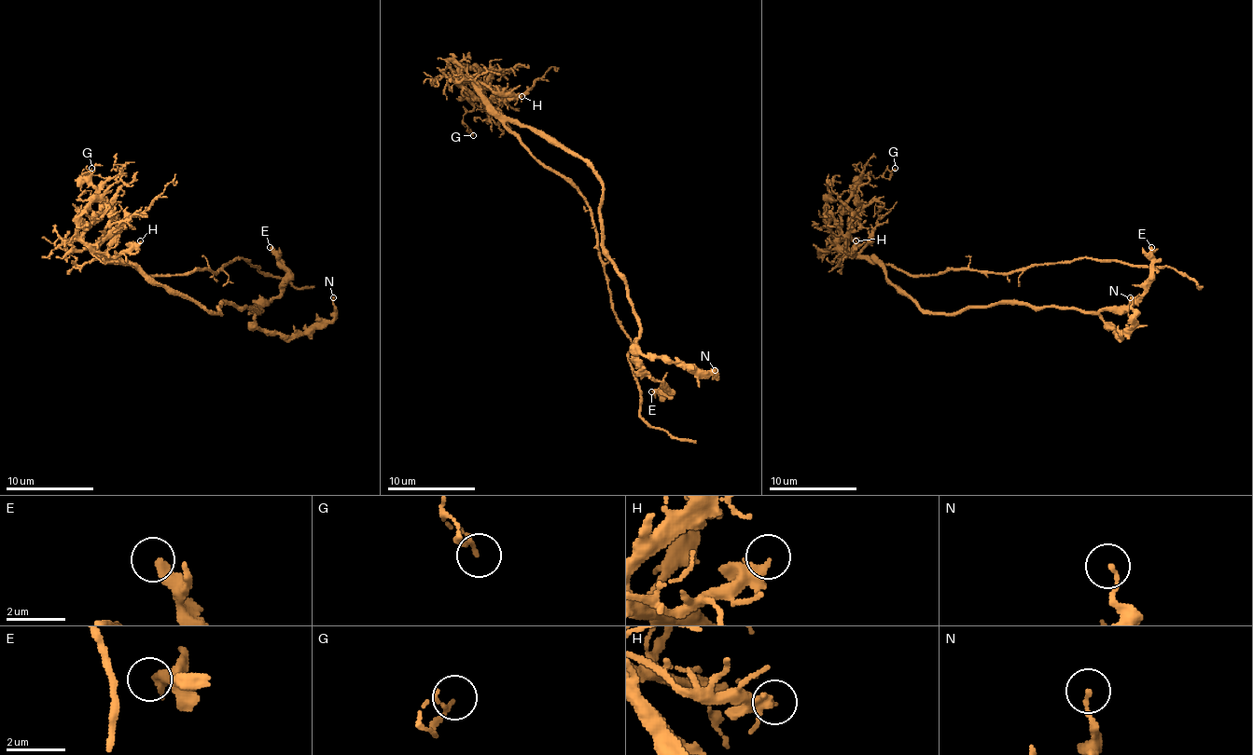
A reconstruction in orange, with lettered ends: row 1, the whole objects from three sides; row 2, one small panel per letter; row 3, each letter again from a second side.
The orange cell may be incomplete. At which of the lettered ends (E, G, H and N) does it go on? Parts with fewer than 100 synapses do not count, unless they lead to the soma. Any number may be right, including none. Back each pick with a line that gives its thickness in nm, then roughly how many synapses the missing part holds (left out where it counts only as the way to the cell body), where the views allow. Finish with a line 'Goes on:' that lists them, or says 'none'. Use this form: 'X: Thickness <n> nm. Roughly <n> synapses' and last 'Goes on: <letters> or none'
Goes on: none

